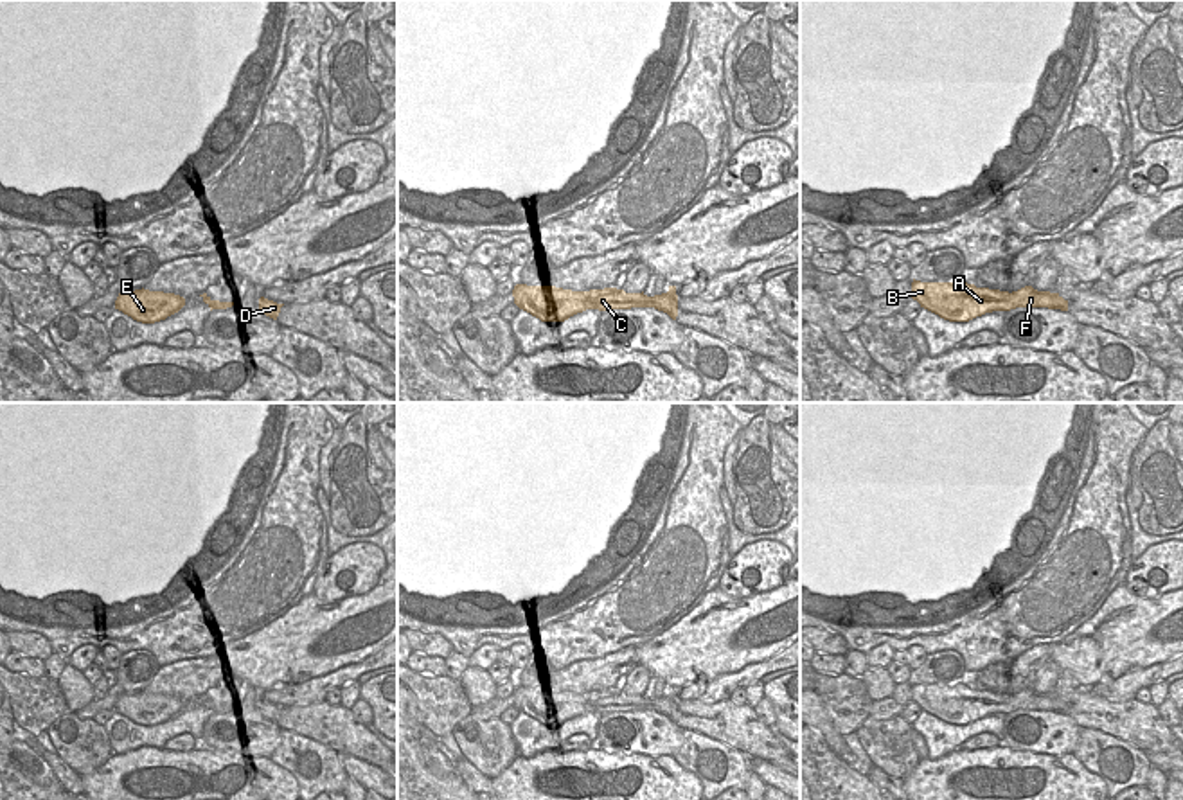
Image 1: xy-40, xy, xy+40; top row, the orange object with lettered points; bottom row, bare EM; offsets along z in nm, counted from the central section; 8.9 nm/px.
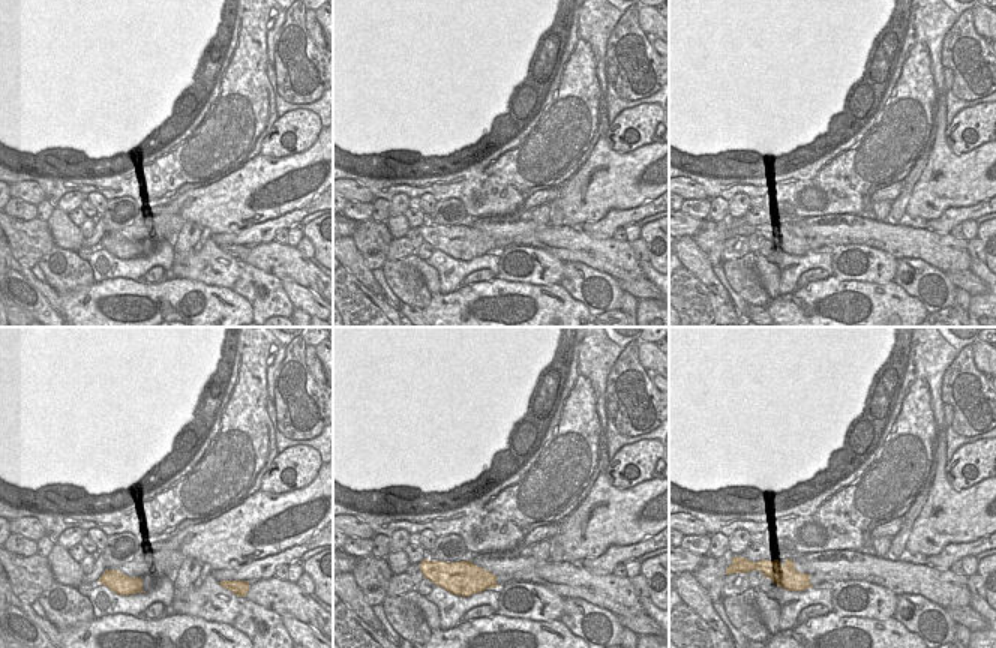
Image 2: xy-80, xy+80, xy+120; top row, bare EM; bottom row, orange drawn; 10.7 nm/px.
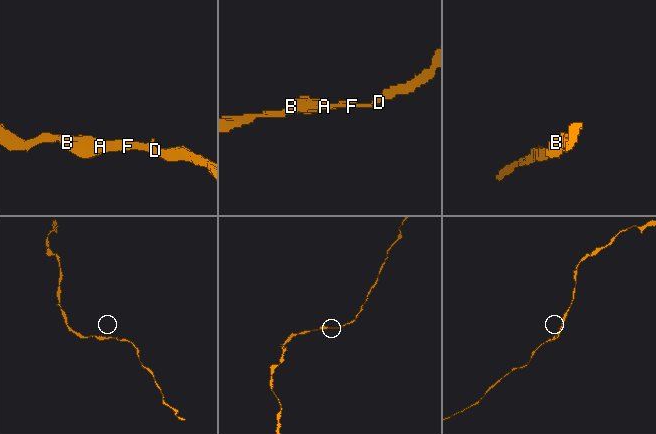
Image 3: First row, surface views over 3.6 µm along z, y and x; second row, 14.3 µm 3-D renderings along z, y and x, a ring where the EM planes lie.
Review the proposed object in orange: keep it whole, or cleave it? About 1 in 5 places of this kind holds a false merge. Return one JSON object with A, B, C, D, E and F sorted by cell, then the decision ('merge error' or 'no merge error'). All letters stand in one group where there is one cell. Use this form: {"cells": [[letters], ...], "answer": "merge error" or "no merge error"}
{"cells": [["A", "B", "C", "D", "E", "F"]], "answer": "no merge error"}

